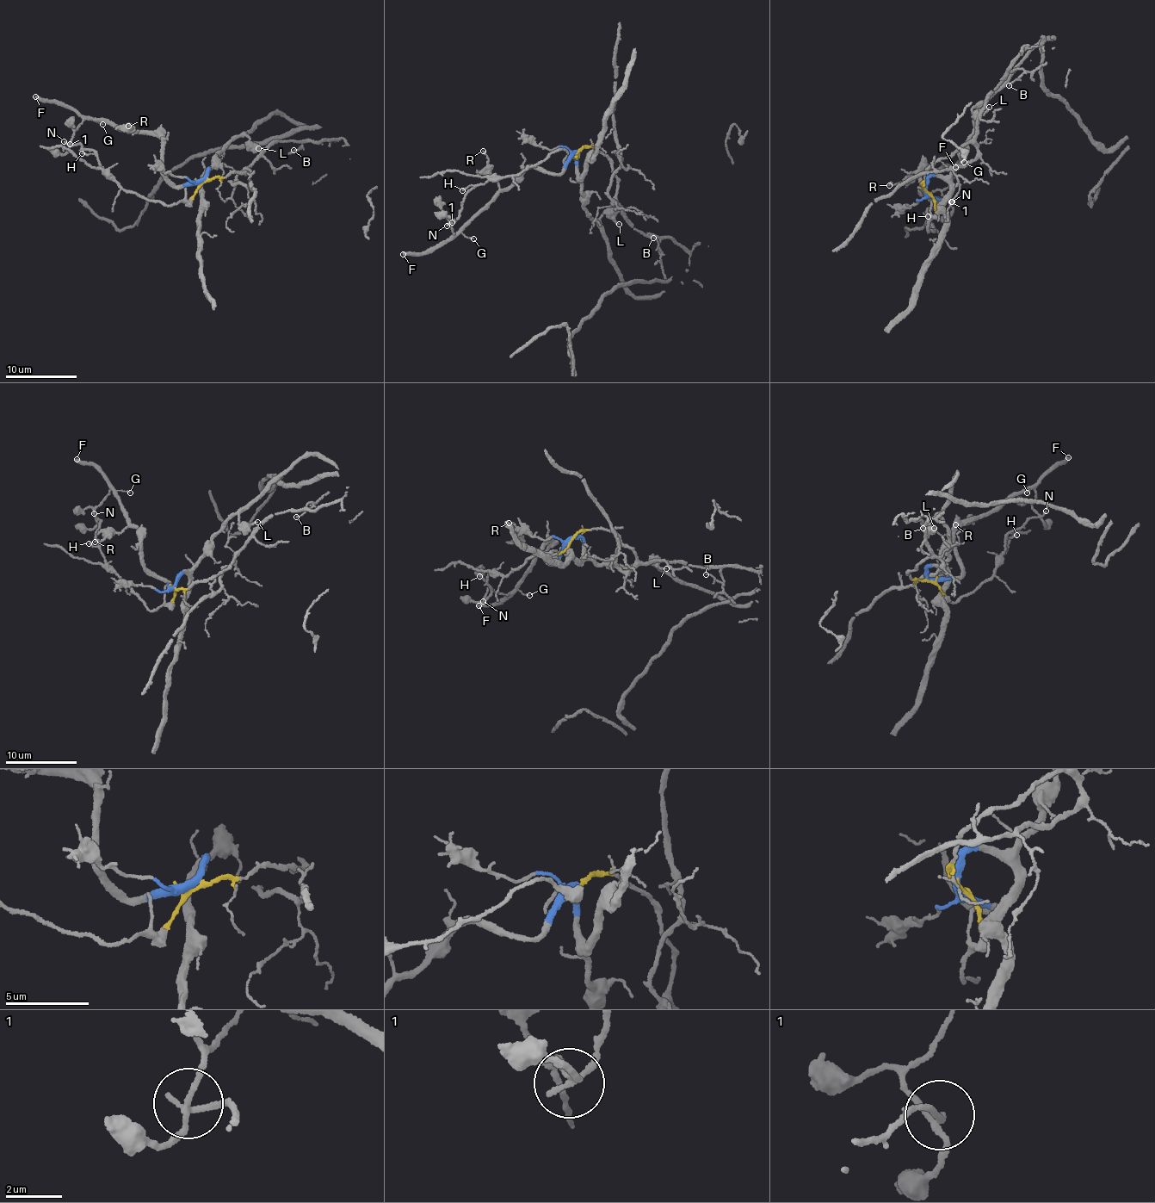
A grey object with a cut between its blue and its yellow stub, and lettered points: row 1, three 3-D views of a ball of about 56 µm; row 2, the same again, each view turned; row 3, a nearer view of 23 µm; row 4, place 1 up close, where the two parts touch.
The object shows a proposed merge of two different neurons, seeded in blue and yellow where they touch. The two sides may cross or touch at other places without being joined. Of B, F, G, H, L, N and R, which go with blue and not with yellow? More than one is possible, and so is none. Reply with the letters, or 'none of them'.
F, G, L, R

